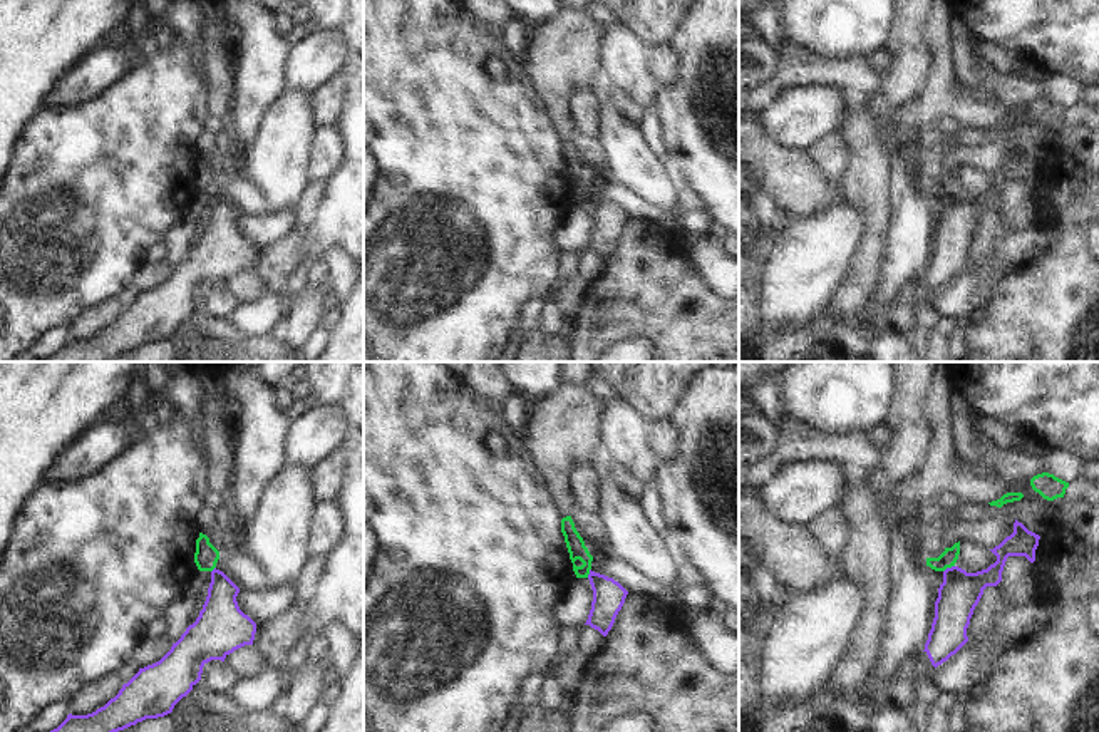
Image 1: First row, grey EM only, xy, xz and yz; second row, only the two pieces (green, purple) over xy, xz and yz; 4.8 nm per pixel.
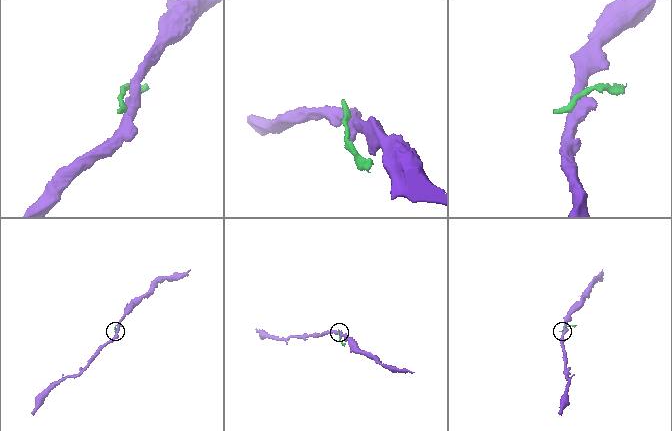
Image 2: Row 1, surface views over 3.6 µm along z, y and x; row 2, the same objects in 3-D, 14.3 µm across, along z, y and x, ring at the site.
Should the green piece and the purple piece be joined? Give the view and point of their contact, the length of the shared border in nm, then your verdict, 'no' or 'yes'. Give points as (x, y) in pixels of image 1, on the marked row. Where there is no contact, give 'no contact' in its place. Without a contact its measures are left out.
yz (949, 567) | 70 nm | no

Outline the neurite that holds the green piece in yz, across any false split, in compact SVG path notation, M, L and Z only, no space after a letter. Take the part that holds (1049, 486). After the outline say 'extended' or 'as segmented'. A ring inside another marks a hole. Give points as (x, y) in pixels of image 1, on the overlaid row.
M1042 472L1030 479L1030 486L1044 499L1054 501L1057 497L1064 497L1065 489L1069 487L1069 482L1055 477L1054 474Z | as segmented

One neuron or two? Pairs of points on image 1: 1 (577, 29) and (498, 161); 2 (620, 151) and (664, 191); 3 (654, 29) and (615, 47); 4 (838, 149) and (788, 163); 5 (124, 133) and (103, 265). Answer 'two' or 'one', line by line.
1: two
2: one
3: two
4: two
5: one

